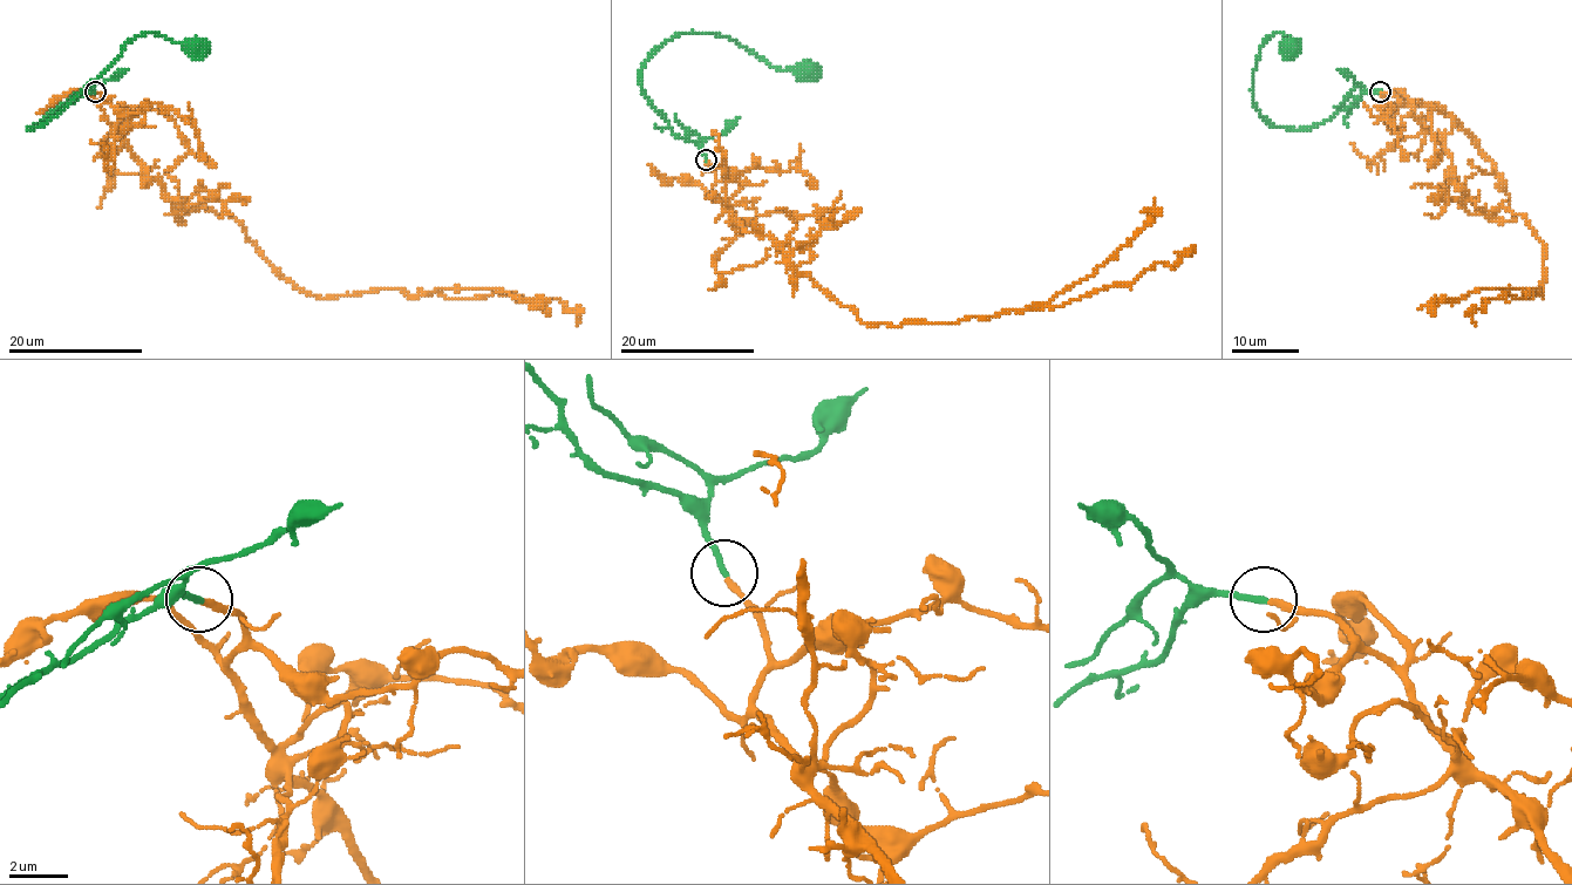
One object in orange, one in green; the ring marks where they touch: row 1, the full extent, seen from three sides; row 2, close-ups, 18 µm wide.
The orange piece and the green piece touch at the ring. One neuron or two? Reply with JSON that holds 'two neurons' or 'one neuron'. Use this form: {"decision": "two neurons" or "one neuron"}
{"decision": "one neuron"}

